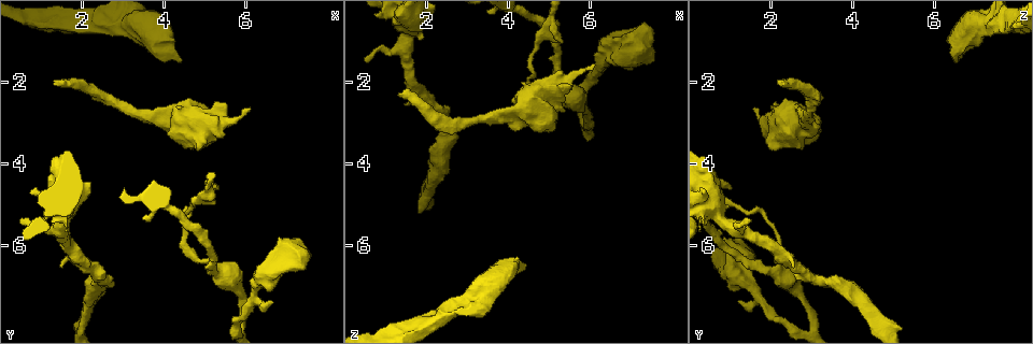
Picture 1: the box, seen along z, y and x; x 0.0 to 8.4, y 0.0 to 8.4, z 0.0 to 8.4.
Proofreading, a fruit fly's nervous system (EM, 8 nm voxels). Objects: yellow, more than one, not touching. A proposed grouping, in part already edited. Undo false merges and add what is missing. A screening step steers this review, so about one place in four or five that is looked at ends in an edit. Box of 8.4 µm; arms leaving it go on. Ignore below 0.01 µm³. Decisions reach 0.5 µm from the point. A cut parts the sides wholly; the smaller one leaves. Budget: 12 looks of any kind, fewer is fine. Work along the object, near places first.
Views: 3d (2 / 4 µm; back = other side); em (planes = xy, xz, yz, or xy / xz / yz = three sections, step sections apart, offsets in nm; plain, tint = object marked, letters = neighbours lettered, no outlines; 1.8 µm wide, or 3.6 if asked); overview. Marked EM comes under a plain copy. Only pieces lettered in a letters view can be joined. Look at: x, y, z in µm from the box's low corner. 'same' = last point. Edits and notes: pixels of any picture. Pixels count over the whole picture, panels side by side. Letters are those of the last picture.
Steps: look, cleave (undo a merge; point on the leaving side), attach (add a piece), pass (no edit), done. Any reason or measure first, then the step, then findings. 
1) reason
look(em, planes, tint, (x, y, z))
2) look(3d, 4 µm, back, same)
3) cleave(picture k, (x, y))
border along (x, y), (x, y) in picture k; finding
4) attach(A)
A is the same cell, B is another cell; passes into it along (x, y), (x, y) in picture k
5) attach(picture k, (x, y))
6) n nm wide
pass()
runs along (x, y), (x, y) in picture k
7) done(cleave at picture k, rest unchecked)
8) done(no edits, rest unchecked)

free end
look(em, xz, step 8, letters, (6.60, 7.40, 1.25))

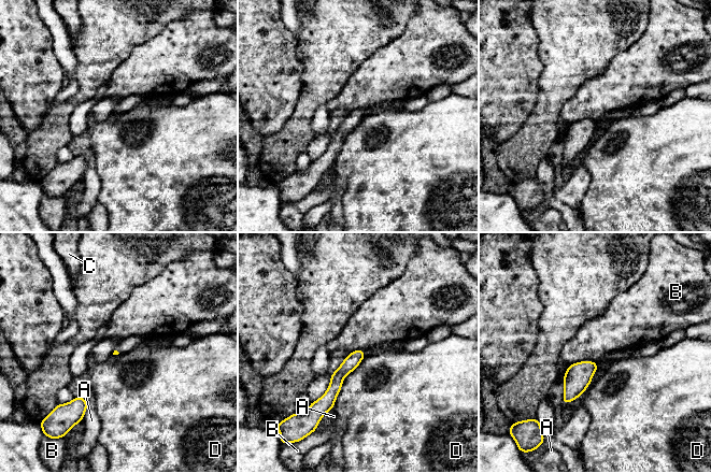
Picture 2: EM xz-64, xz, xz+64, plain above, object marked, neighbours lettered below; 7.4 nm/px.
cut it another way
look(em, planes, letters, same)

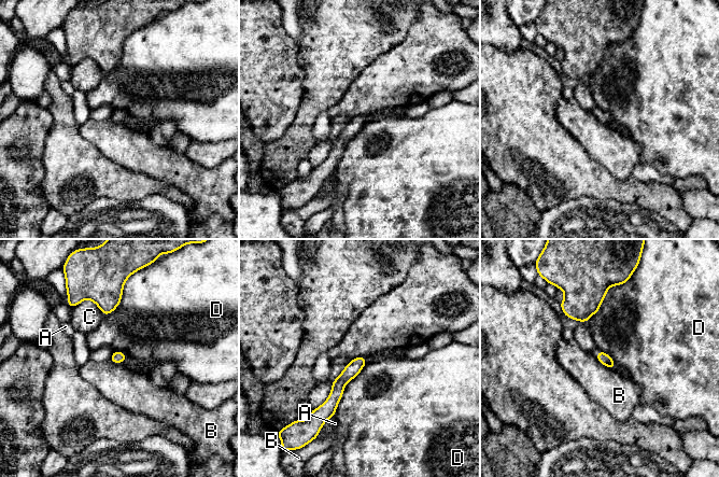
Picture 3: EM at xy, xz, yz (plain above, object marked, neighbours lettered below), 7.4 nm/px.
D touches over 460 nm
pass()
A, B, C and D are other cells; border along (594, 355), (604, 365), (615, 368) in picture 3; none of them fits

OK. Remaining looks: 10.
an open end
look(em, yz, step 16, letters, (5.25, 4.85, 1.00))

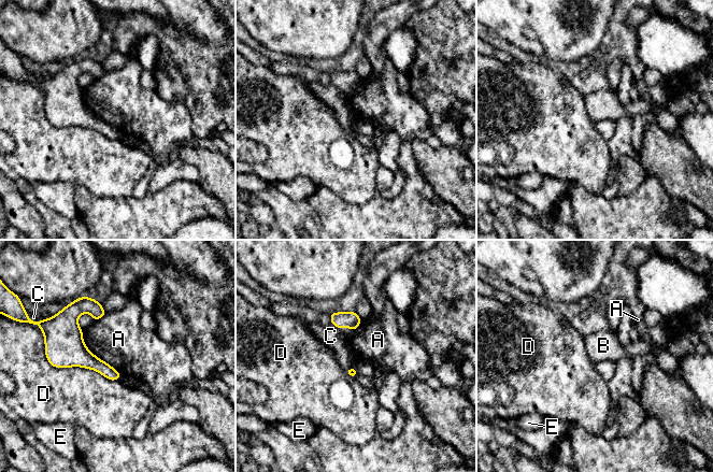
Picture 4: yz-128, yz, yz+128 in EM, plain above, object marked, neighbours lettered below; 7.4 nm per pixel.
pass()
A, B, C, D and E are other cells; border along (82, 331), (84, 344), (120, 374) in picture 4; none of them fits

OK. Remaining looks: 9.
an open end
look(em, xz, step 4, tint, (6.10, 2.65, 1.60))

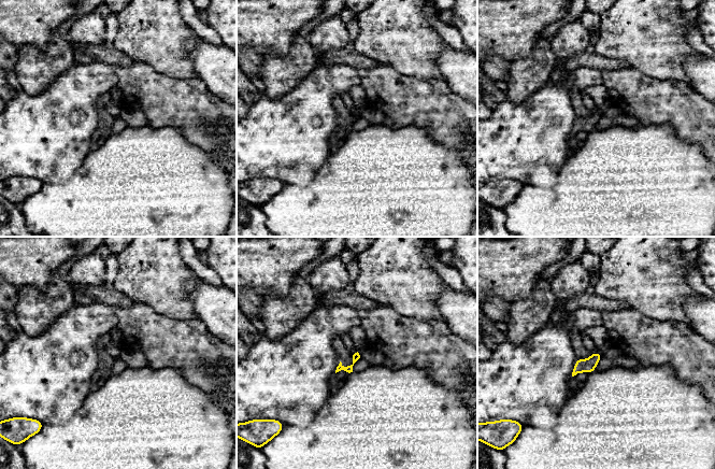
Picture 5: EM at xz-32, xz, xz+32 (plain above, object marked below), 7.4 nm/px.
another direction
look(em, planes, letters, same)

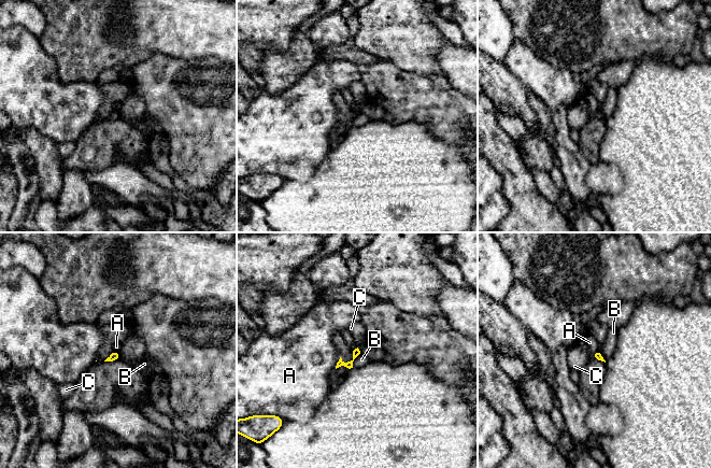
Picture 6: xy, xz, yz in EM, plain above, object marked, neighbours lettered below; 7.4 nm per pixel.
pass()
A, B and C are other cells; border along (360, 353), (354, 359), (352, 366) in picture 6; no lettered piece goes on from it

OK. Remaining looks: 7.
an open end
look(3d, 2 µm, (1.35, 2.05, 2.35))

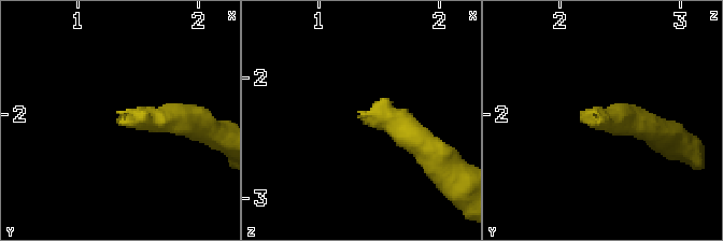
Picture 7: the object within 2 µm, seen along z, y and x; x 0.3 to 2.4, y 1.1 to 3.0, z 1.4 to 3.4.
look(em, xy, step 8, letters, (1.34, 2.04, 2.32))

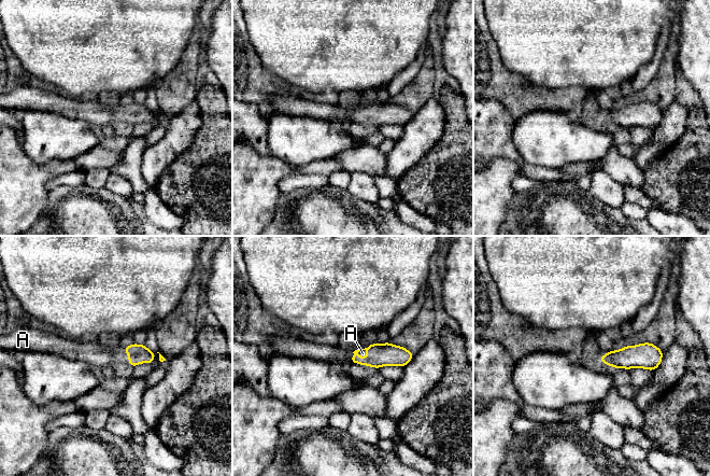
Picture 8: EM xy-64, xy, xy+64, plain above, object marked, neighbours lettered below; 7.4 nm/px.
attach(picture 8, (95, 353))
A is the same cell; passes into it along (138, 353), (128, 355), (95, 353) in picture 8; it goes on there

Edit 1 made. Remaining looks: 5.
calibre changes
look(3d, 4 µm, (4.05, 1.25, 6.45))

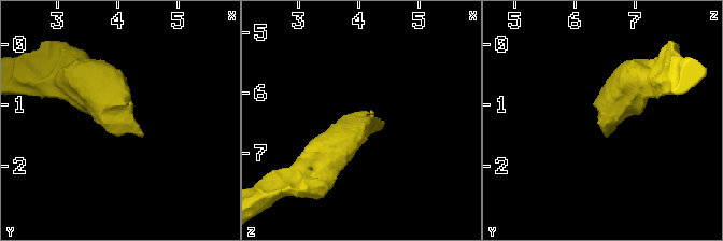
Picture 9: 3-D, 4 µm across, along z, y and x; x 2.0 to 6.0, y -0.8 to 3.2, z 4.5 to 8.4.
now the EM
look(em, planes, tint, (4.10, 1.30, 6.50))

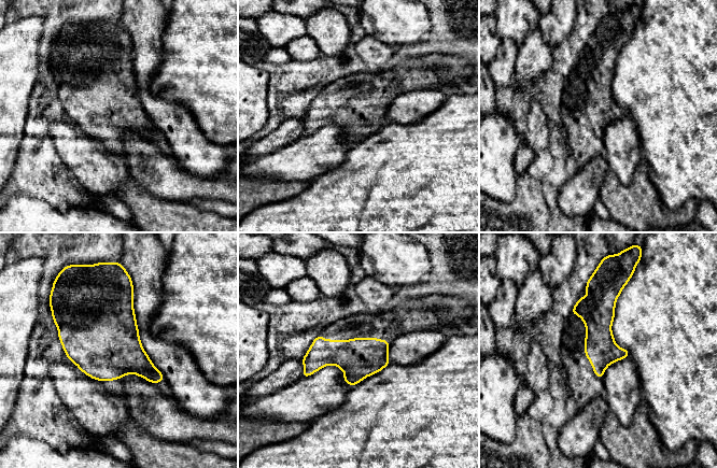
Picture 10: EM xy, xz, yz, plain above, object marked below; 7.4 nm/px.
see the neighbours
look(em, planes, letters, same)

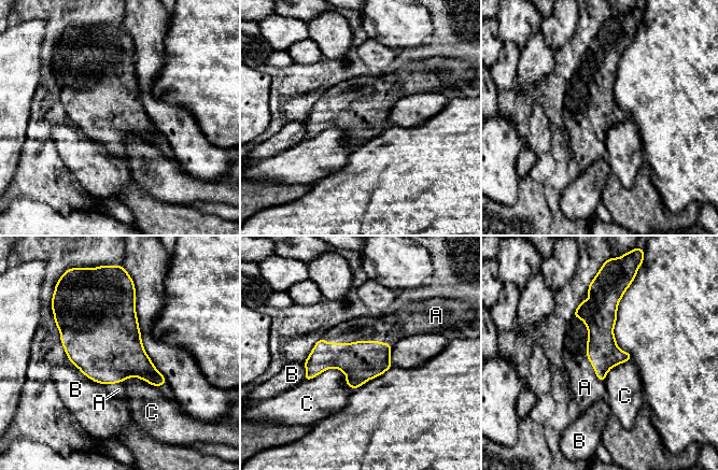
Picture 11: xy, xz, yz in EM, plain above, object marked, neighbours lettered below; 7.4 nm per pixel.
A touches over 550 nm
attach(picture 11, (581, 379))
A is the same cell, B and C are other cells; passes into it along (602, 351), (587, 349), (581, 379) in picture 11; the cell continues

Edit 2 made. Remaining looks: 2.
done(attach at picture 8, attach at picture 11, rest unchecked)

